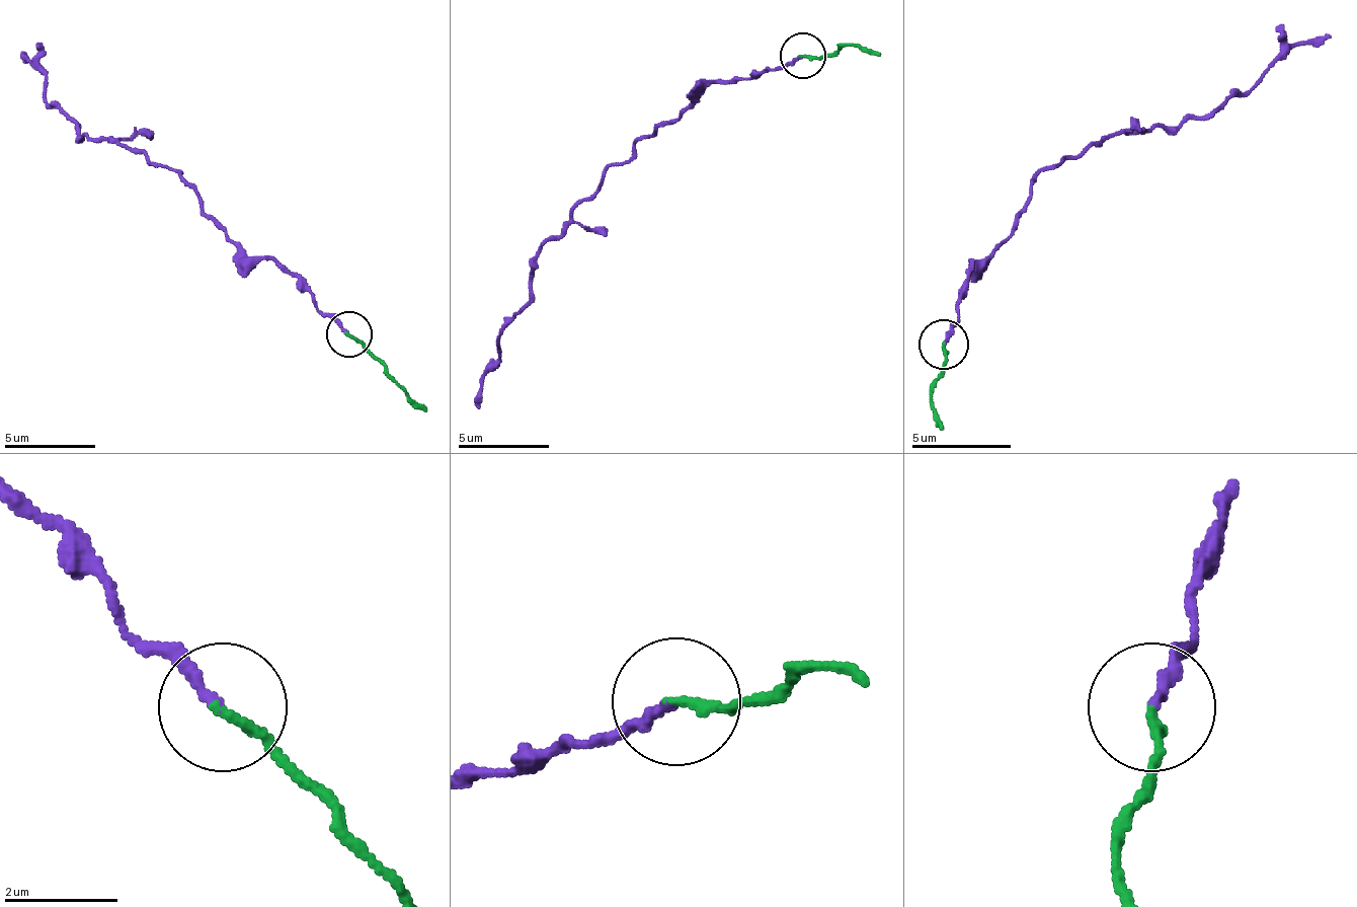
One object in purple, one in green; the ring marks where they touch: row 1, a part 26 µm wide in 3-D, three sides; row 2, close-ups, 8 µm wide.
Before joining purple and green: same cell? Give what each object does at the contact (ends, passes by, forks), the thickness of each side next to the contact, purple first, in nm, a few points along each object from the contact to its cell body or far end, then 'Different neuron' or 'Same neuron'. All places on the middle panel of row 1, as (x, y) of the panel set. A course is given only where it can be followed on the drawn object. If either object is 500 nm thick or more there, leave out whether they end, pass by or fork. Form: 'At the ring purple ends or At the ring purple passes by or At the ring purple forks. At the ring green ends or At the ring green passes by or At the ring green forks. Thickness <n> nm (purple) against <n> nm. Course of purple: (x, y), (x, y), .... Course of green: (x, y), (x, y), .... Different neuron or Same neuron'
At the ring purple ends. At the ring green ends. Thickness 200 nm (purple) against 170 nm. Course of purple: (801, 55), (710, 82), (606, 168), (537, 255), (533, 301), (500, 332), (478, 409). Course of green: (801, 55), (819, 59), (847, 46), (878, 55). Same neuron

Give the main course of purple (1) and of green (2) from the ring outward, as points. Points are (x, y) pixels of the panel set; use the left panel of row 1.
1: (347, 332), (289, 274), (225, 232), (174, 168), (120, 141), (83, 137), (47, 104), (47, 77), (24, 55)
2: (347, 332), (424, 409)

